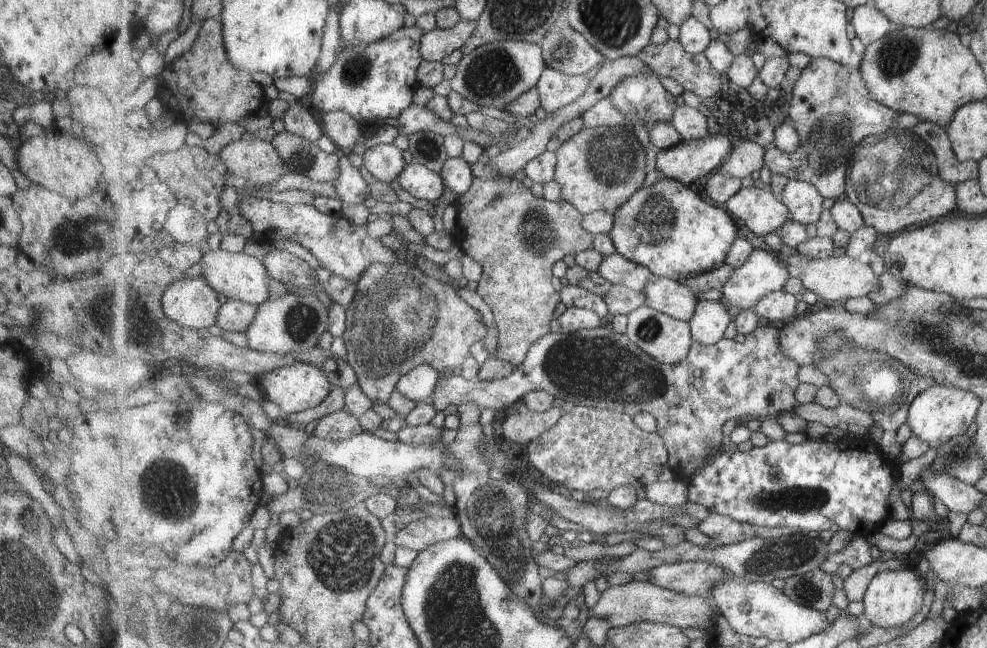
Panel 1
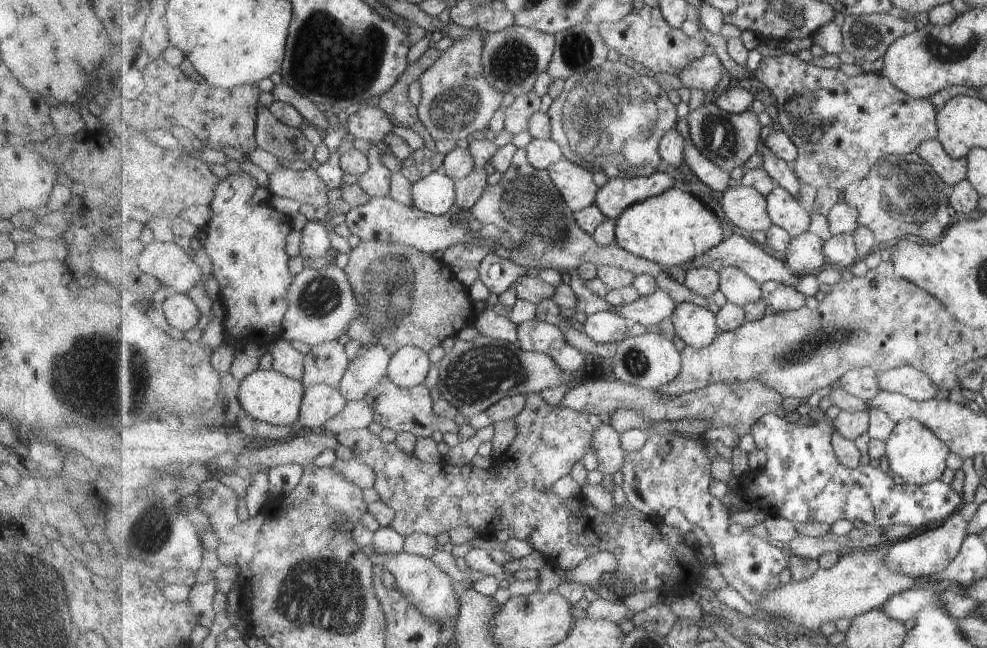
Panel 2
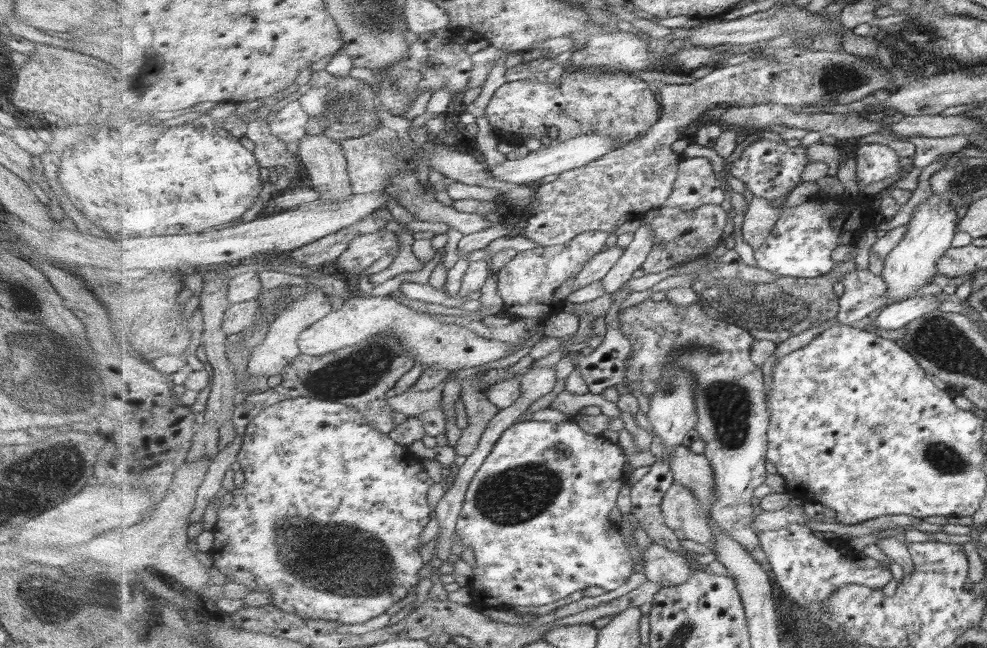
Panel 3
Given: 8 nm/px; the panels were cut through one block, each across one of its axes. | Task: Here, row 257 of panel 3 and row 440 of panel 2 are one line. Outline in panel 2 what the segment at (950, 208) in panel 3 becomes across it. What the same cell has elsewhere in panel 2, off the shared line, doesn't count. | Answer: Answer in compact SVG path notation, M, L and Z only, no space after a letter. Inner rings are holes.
M907 419L897 423L893 434L885 442L885 457L888 460L889 470L895 477L902 478L907 484L925 486L939 480L947 470L947 456L950 446L935 436L934 430L929 430L923 422Z

